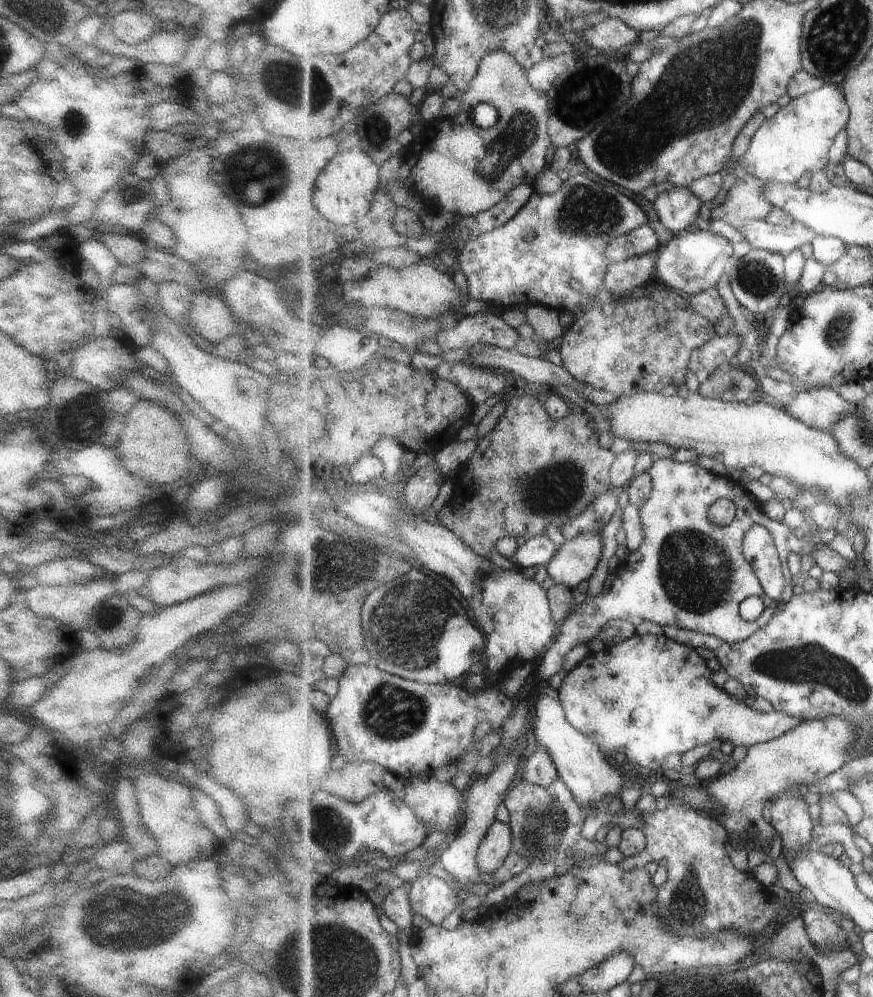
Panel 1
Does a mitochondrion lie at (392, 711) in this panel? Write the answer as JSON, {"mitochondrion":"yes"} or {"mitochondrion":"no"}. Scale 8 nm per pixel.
{"mitochondrion":"yes"}

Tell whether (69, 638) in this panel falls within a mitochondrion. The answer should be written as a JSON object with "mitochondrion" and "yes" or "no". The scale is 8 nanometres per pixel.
{"mitochondrion":"no"}

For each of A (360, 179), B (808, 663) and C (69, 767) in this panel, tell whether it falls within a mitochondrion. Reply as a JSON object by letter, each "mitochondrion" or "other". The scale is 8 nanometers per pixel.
{"A":"other","B":"mitochondrion","C":"other"}

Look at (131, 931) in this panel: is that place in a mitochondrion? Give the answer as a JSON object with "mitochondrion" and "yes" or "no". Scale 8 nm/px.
{"mitochondrion":"yes"}

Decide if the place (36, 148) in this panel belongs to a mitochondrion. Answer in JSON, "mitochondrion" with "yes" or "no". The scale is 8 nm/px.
{"mitochondrion":"no"}

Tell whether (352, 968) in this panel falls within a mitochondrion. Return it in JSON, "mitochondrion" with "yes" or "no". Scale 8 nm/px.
{"mitochondrion":"yes"}

